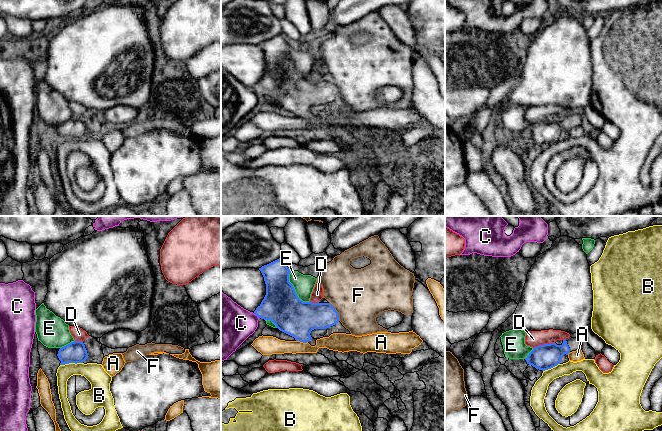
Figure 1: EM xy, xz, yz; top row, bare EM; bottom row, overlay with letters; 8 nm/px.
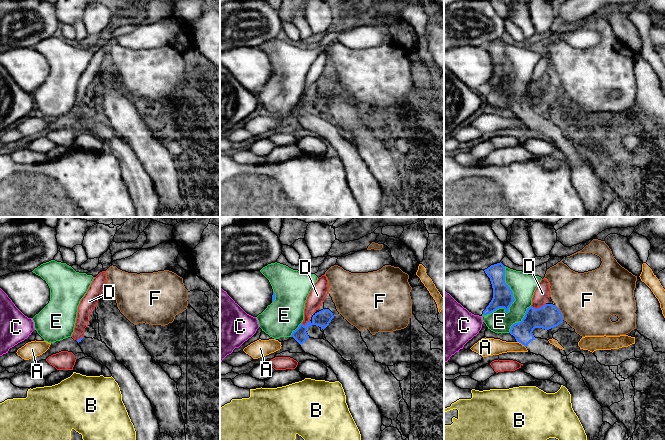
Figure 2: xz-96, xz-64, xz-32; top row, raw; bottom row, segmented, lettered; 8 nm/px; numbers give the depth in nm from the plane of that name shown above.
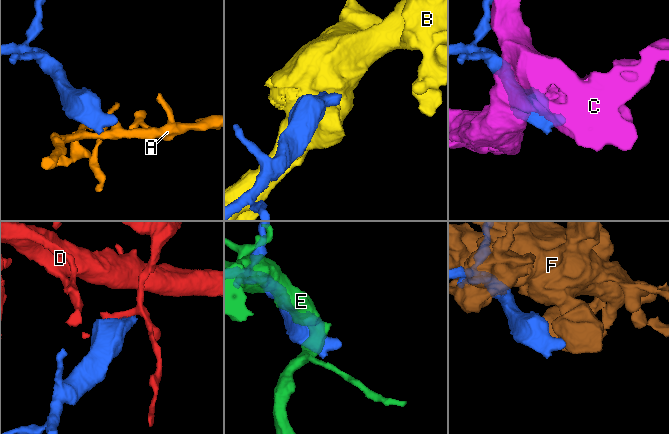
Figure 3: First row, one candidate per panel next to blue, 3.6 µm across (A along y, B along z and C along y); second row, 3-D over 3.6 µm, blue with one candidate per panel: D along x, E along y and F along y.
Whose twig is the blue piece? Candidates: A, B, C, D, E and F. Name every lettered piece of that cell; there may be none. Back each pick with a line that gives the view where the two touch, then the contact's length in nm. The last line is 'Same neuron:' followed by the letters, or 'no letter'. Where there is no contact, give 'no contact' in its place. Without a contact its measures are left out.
Same neuron: no letter

